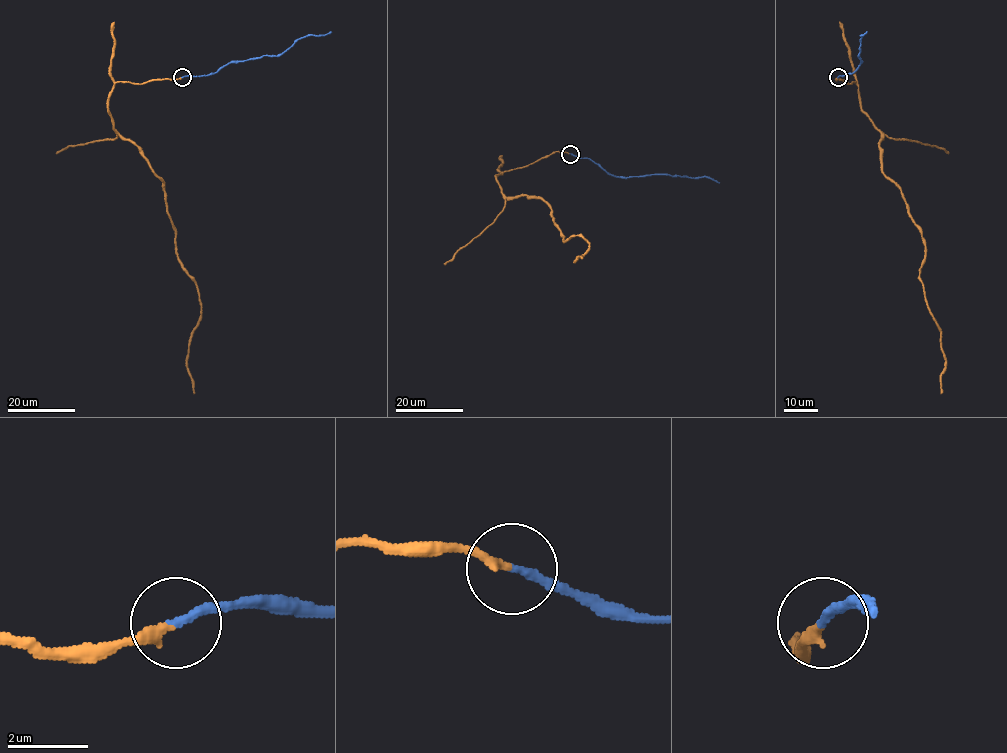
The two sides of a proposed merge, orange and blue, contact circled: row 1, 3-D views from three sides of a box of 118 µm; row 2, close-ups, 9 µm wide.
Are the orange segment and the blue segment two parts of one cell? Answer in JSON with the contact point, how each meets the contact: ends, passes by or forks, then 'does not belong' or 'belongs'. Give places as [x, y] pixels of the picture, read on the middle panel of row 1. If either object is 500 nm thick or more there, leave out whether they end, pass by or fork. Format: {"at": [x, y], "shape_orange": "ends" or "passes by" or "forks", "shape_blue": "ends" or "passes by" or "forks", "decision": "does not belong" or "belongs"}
{"at": [570, 154], "shape_orange": "ends", "shape_blue": "ends", "decision": "belongs"}

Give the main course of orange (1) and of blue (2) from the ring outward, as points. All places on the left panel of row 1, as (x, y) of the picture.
1: (182, 77), (117, 81), (108, 113), (163, 182), (177, 258), (197, 289), (200, 319), (187, 360), (194, 394)
2: (182, 77), (211, 75), (230, 63), (280, 55), (301, 38), (332, 32)

